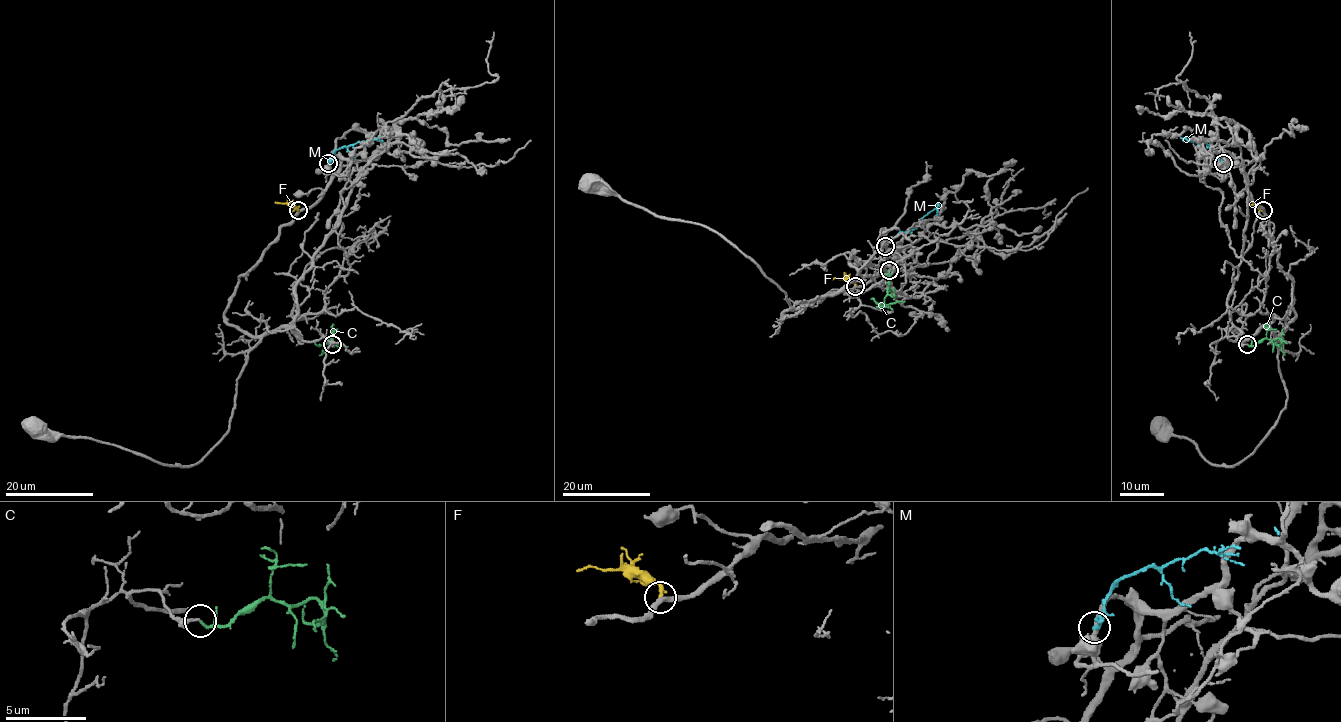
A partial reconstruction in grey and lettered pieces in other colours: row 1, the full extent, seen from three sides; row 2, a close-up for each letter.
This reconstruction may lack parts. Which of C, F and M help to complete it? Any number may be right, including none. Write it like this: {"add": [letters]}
{"add": ["C"]}

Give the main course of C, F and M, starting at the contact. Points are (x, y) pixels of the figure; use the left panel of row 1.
C: (333, 344), (327, 338), (334, 344), (348, 346)
F: (297, 210), (286, 203), (274, 202)
M: (328, 163), (342, 146), (380, 140), (378, 135)

